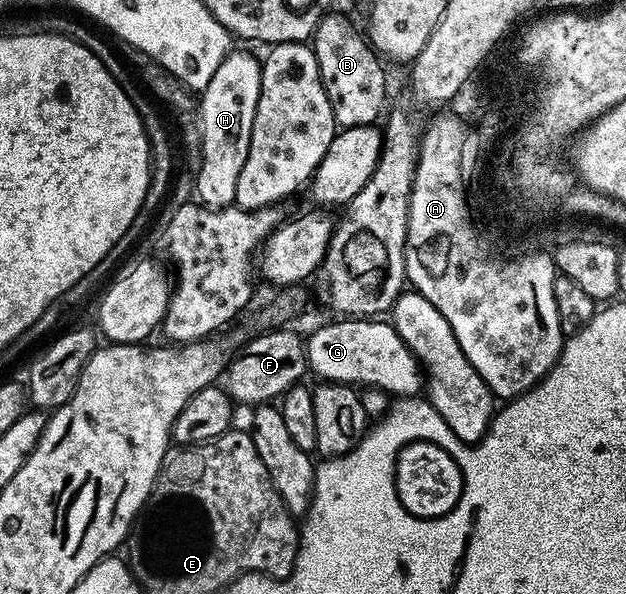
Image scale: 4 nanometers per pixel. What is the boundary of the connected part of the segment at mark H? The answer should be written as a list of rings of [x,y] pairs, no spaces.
[[[230,49],[229,55],[215,68],[215,76],[199,94],[202,132],[202,167],[195,173],[200,205],[210,208],[232,206],[237,201],[239,172],[247,164],[255,108],[259,104],[262,63],[245,50]]]

